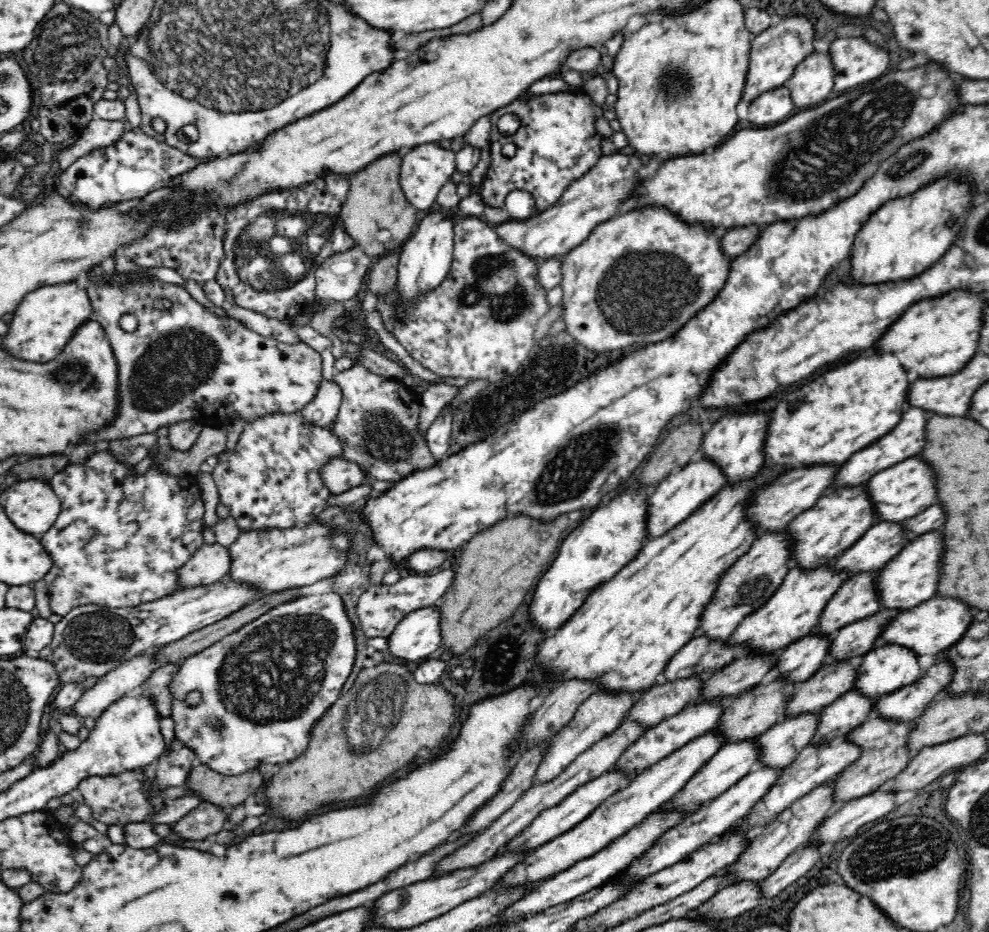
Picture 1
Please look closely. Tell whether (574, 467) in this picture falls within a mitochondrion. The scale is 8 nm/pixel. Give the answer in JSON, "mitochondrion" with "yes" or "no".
{"mitochondrion":"yes"}

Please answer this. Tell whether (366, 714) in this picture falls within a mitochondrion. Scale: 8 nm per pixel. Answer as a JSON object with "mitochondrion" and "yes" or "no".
{"mitochondrion":"yes"}

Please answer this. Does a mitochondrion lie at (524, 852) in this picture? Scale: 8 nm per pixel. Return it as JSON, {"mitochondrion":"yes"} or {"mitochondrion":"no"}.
{"mitochondrion":"no"}

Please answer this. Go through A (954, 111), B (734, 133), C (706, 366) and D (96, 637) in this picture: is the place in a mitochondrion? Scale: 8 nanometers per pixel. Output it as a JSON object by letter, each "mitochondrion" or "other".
{"A":"other","B":"other","C":"other","D":"mitochondrion"}

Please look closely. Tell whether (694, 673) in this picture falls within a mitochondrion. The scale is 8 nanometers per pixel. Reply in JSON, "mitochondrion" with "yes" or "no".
{"mitochondrion":"no"}

